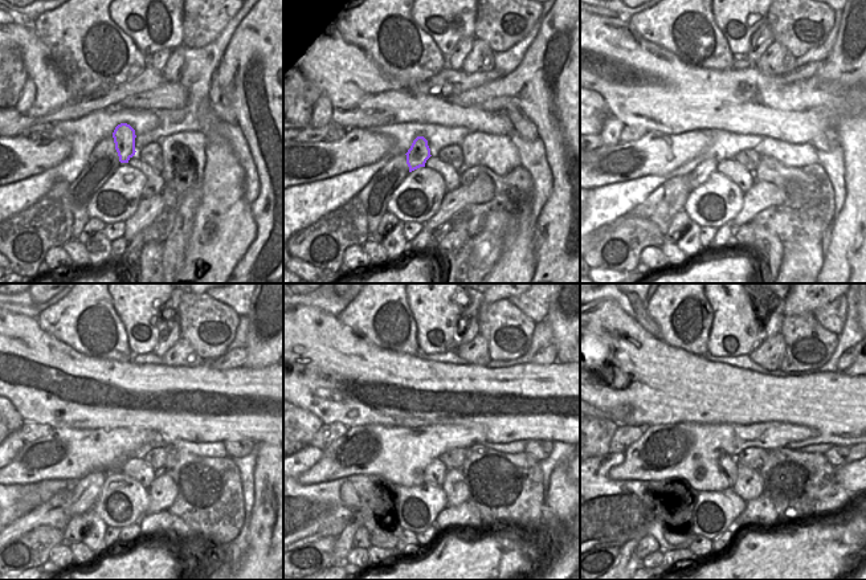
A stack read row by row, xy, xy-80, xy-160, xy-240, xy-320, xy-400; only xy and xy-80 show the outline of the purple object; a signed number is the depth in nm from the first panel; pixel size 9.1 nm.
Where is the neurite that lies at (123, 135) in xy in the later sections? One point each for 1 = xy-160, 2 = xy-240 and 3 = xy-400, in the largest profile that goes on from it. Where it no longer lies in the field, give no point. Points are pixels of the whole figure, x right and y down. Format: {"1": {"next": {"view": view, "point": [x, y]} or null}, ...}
{"1": {"next": {"view": "xy-160", "point": [709, 166]}}, "2": {"next": {"view": "xy-240", "point": [85, 491]}}, "3": {"next": {"view": "xy-400", "point": [633, 552]}}}

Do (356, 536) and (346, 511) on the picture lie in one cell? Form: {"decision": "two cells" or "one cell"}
{"decision": "two cells"}

